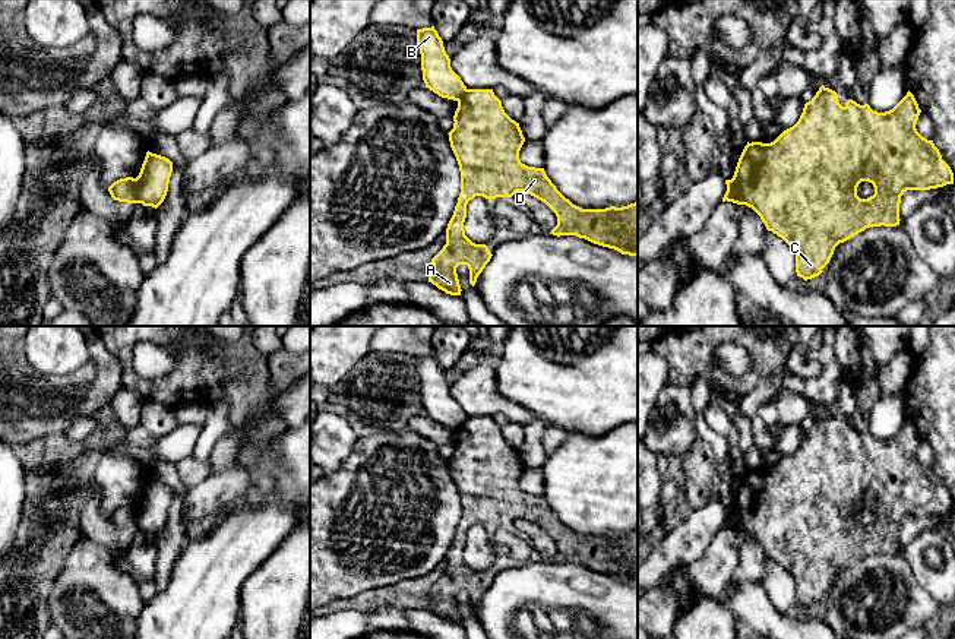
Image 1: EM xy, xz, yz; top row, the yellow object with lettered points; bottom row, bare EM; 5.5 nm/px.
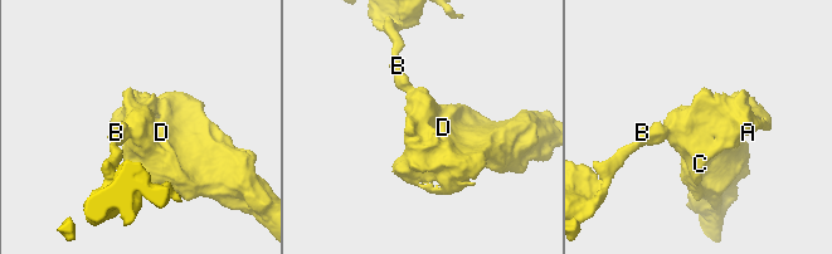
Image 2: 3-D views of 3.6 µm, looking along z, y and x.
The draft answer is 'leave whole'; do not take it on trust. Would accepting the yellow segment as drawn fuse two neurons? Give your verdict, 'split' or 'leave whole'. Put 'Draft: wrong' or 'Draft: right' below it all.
split
Draft: wrong

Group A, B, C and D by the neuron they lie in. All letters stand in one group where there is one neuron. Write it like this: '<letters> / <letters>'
A C D / B

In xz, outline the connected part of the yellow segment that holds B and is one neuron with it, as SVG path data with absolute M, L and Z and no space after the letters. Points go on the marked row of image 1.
M434 26L417 29L417 44L426 88L442 98L459 101L467 92L467 86L452 70L450 58Z

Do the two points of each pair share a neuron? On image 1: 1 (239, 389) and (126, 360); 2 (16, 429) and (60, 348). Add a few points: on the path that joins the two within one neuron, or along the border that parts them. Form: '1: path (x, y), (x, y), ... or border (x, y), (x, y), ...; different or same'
1: path (208, 380), (189, 380), (179, 386), (146, 386); same
2: border (25, 372), (43, 380), (65, 380); different

